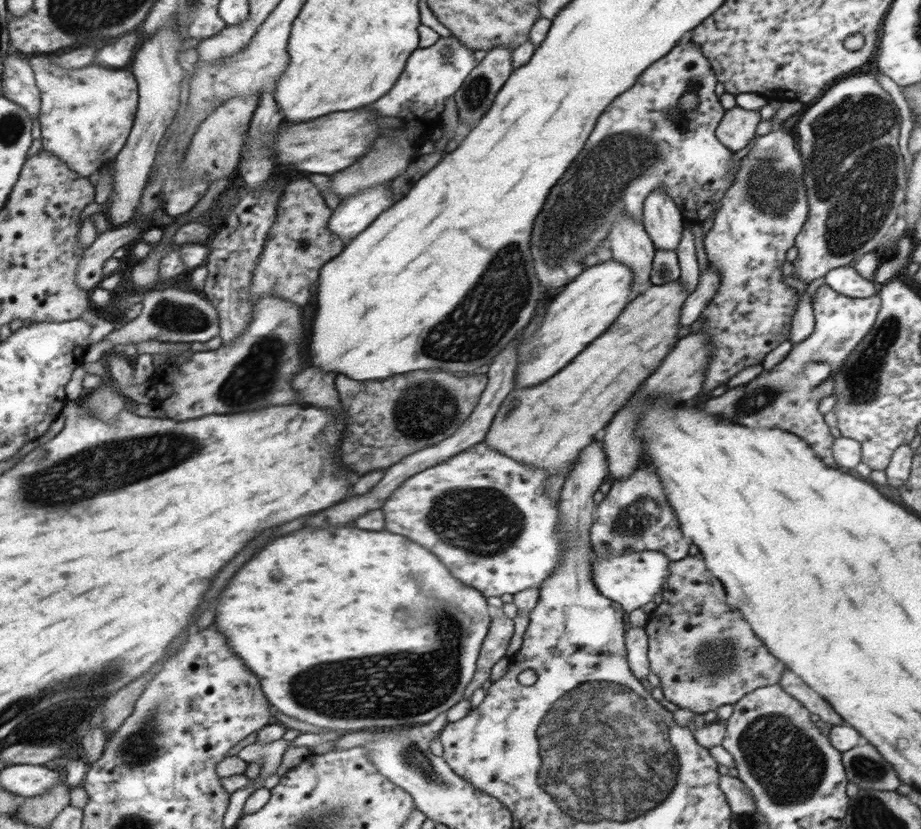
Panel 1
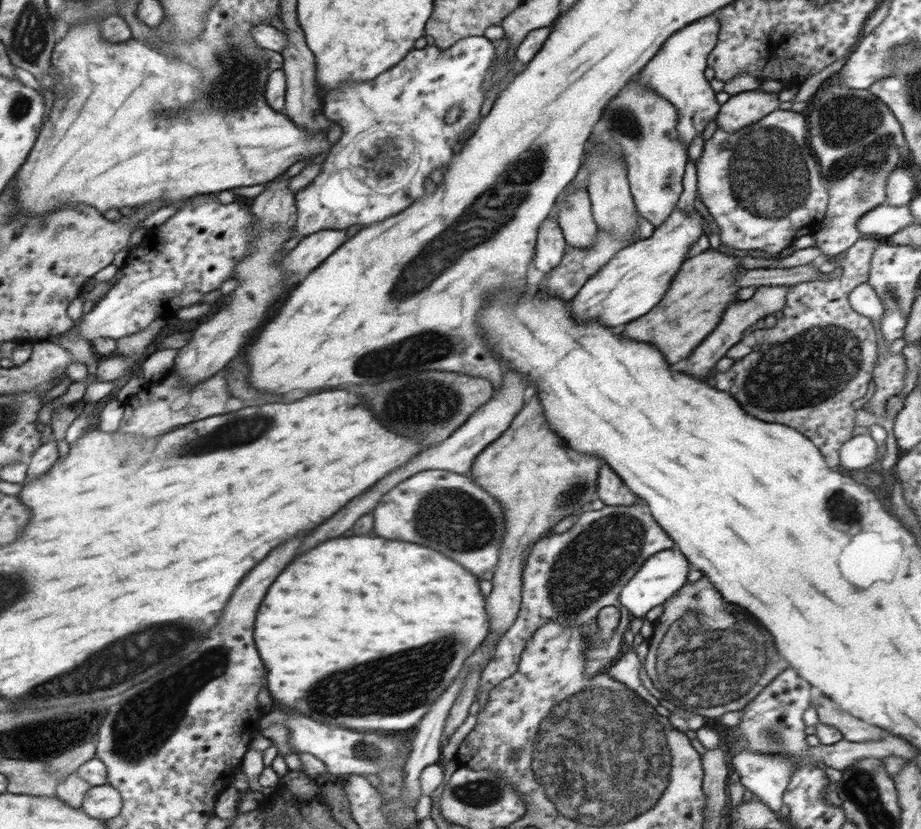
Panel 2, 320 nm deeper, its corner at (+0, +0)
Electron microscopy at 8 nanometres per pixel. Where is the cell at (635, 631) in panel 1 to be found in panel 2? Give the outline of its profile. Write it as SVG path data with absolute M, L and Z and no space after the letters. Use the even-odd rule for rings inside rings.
M625 651L624 656L618 657L614 663L615 666L607 669L606 673L610 673L616 680L623 681L634 692L640 693L640 696L643 696L644 700L648 701L648 704L653 707L658 706L661 701L650 694L640 682L640 658L636 656L636 652Z

